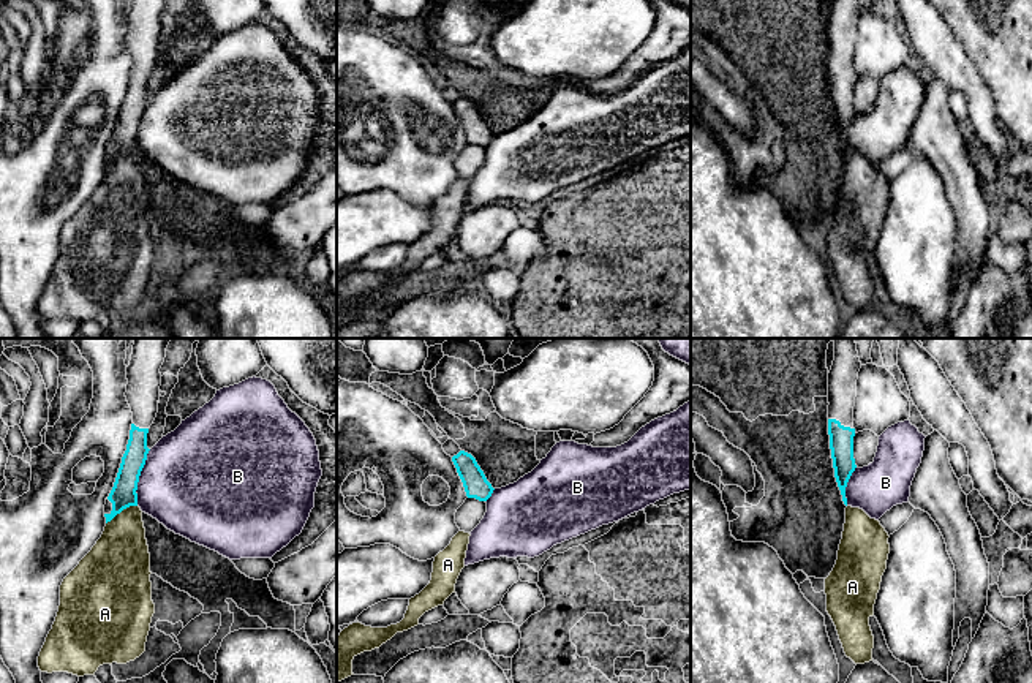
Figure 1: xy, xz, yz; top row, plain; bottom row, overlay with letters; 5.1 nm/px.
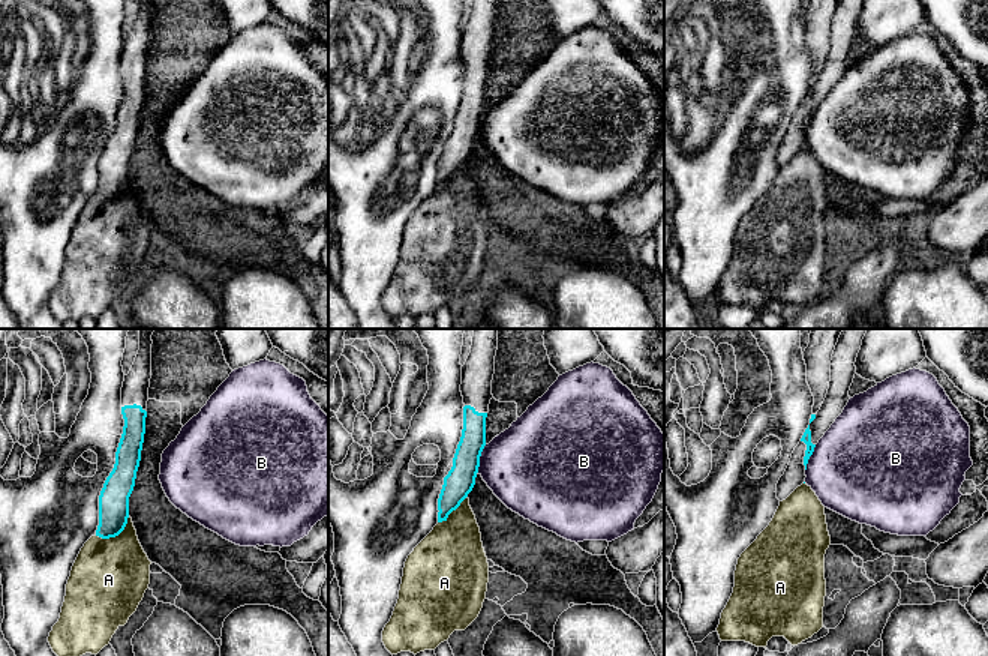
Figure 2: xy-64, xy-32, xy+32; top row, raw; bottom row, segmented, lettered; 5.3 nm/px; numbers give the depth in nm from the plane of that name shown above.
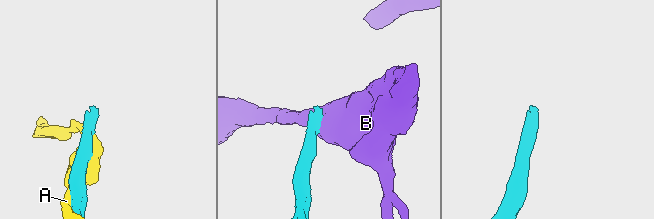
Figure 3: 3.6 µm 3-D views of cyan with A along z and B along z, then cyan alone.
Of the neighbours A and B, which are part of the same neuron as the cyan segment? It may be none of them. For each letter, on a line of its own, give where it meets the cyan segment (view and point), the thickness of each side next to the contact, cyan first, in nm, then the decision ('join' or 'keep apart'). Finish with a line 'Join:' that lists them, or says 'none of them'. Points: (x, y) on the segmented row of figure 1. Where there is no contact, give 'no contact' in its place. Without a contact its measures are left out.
A: xy (120, 511) | 130/300 nm | keep apart
B: xy (138, 478) | 130/480 nm | keep apart
Join: none of them

